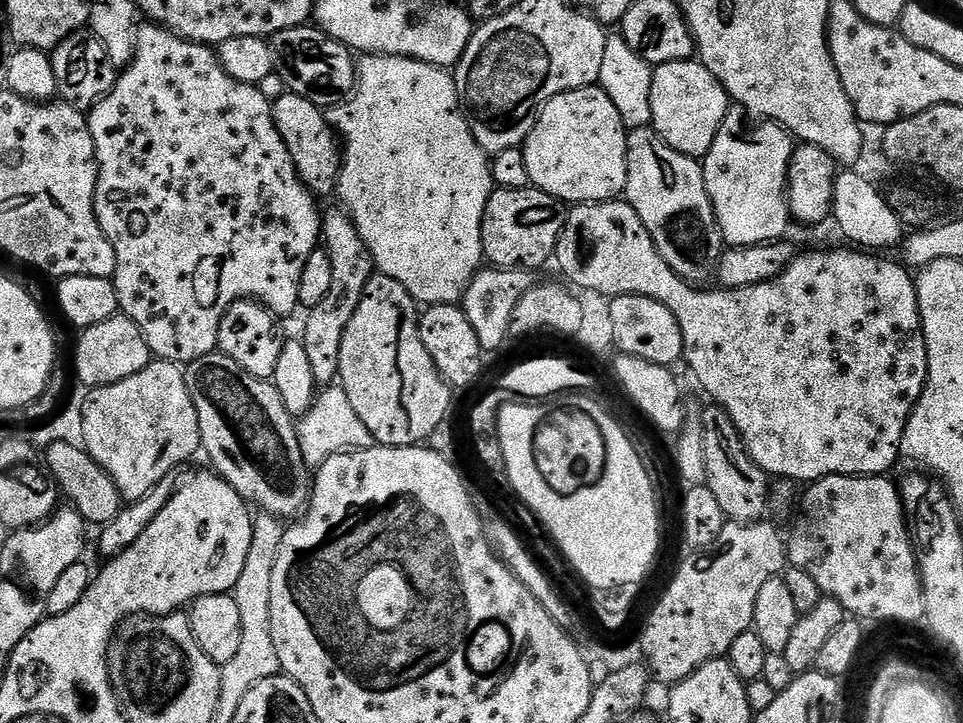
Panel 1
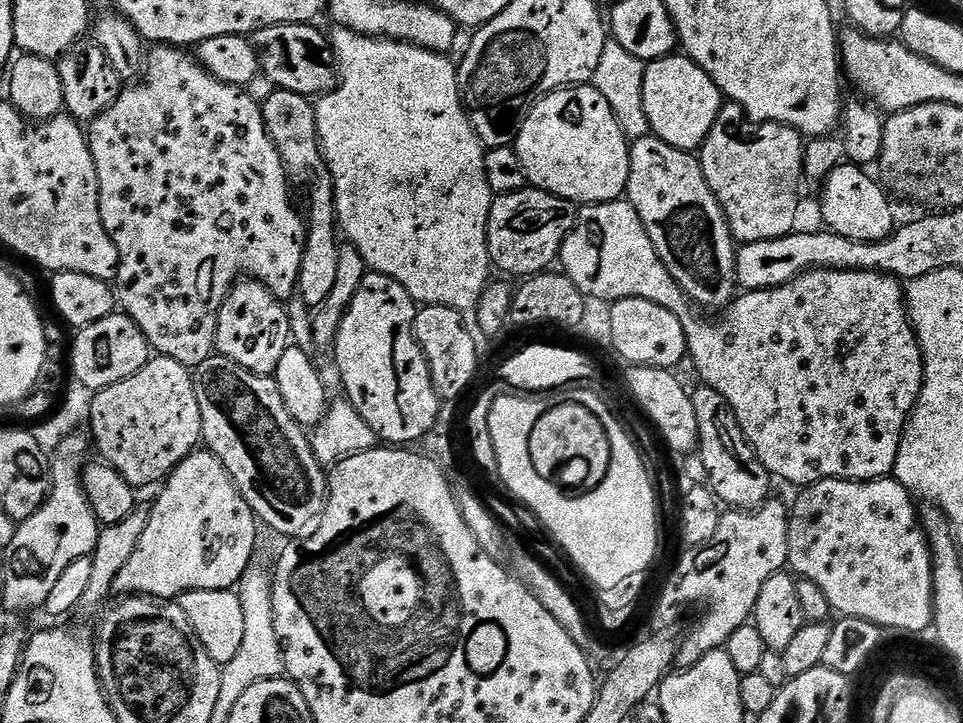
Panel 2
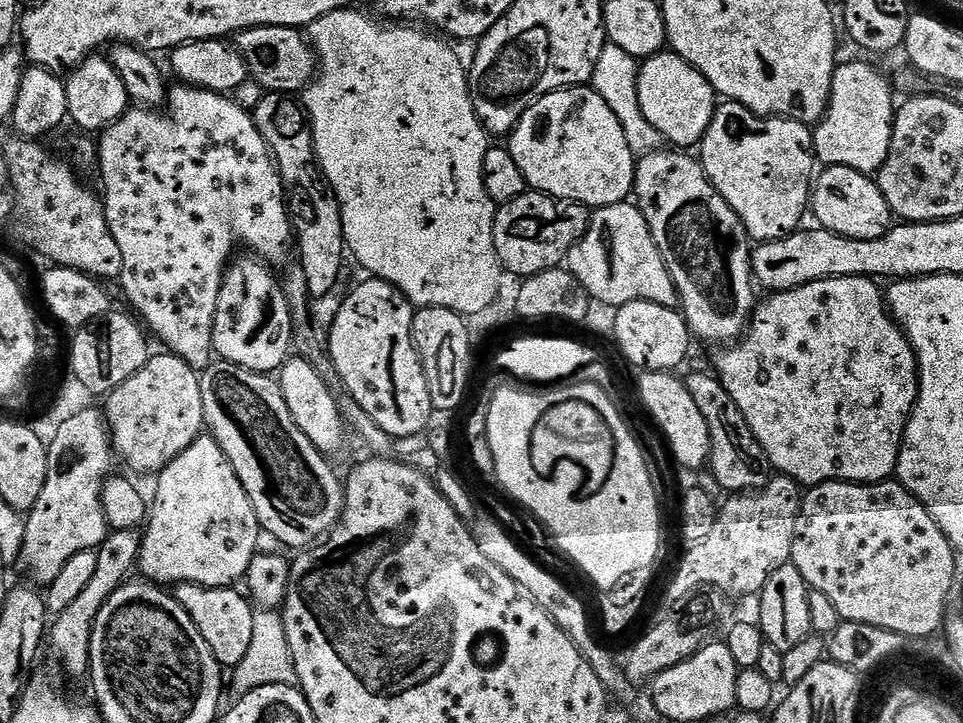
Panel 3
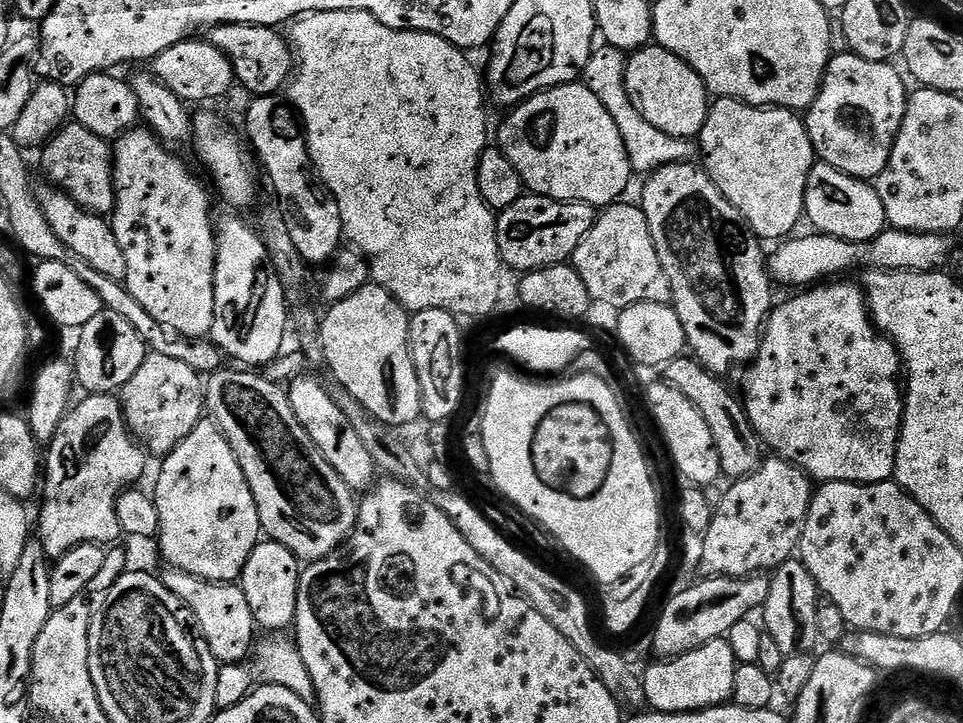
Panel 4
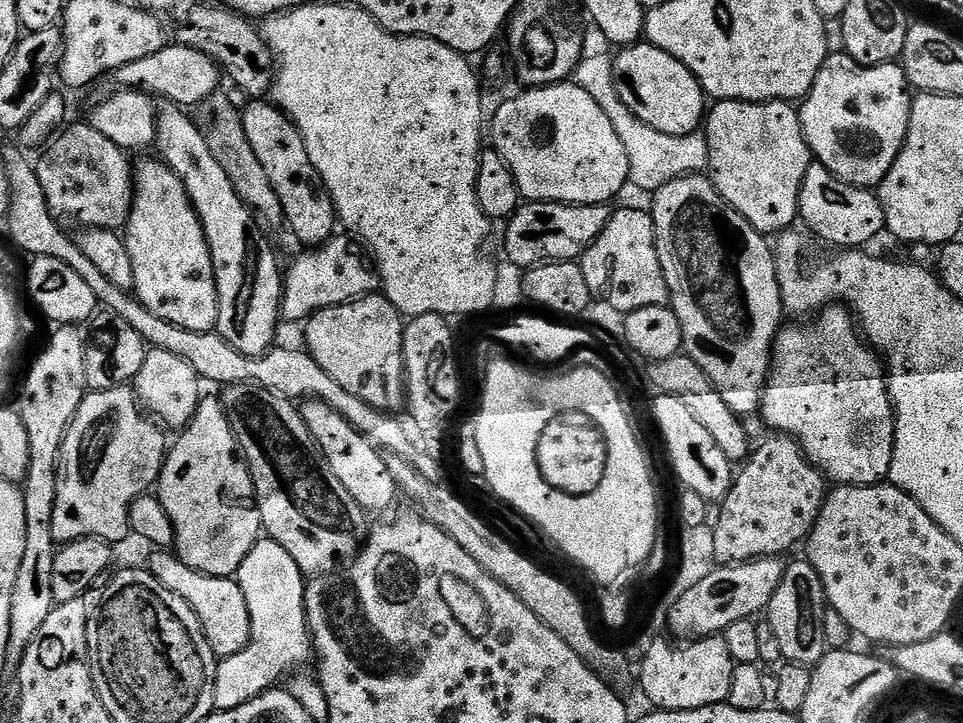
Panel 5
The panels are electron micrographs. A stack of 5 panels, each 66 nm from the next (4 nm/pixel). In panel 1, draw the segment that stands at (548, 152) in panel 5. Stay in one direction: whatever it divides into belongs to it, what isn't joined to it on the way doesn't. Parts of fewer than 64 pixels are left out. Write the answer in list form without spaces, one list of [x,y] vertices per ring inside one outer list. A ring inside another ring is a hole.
[[[599,86],[575,88],[569,92],[558,94],[553,100],[548,101],[547,104],[539,109],[532,133],[529,134],[522,147],[524,149],[526,170],[528,171],[531,187],[541,188],[543,192],[550,194],[555,200],[564,201],[565,205],[600,204],[604,200],[615,200],[624,196],[624,187],[626,186],[626,178],[628,177],[628,132],[625,129],[622,118],[618,114],[618,110],[614,106],[614,102],[610,102],[610,98]]]

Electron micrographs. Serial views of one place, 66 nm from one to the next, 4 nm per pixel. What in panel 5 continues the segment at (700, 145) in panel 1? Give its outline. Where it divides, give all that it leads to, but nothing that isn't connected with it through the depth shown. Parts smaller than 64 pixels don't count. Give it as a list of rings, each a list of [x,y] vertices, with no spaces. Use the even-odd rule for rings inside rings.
[[[647,42],[629,44],[617,52],[620,53],[615,53],[612,71],[618,81],[620,100],[639,120],[671,136],[690,136],[701,127],[706,116],[706,93],[685,64]]]

